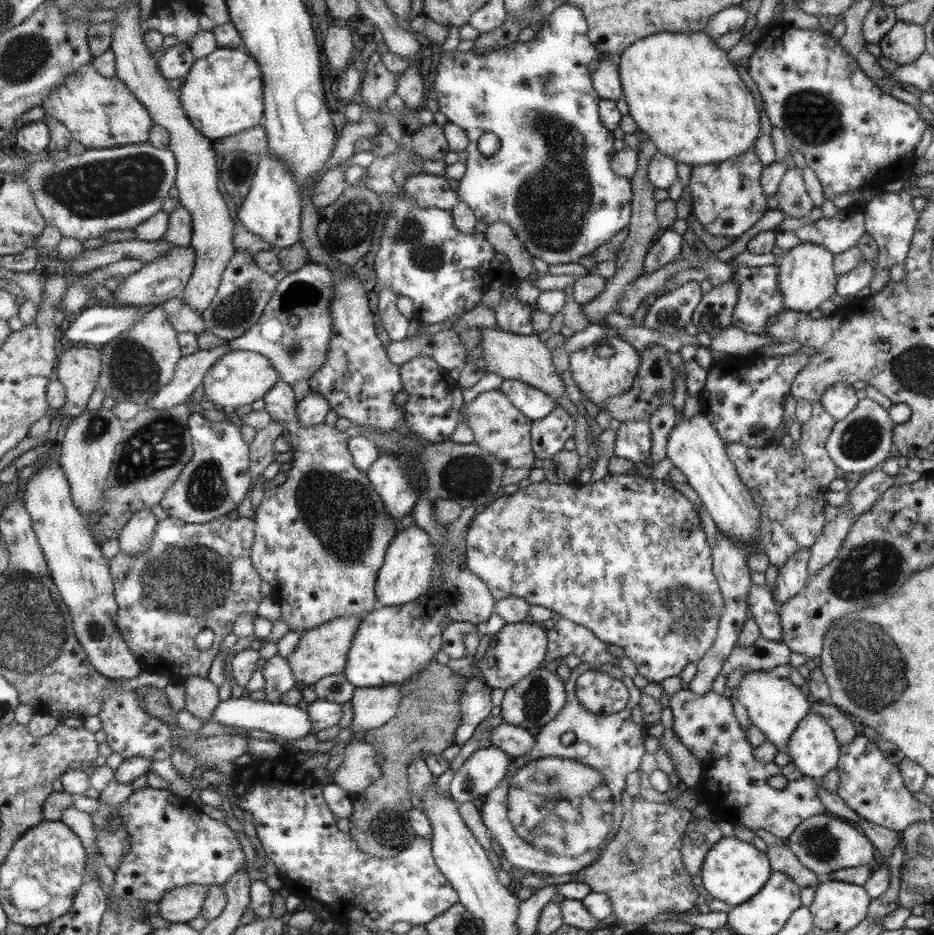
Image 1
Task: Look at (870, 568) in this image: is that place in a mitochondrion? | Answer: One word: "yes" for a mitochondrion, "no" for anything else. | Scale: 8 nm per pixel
yes

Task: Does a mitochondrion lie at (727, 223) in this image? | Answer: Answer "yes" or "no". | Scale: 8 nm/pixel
no

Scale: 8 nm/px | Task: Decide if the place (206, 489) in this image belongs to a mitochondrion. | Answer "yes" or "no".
yes

